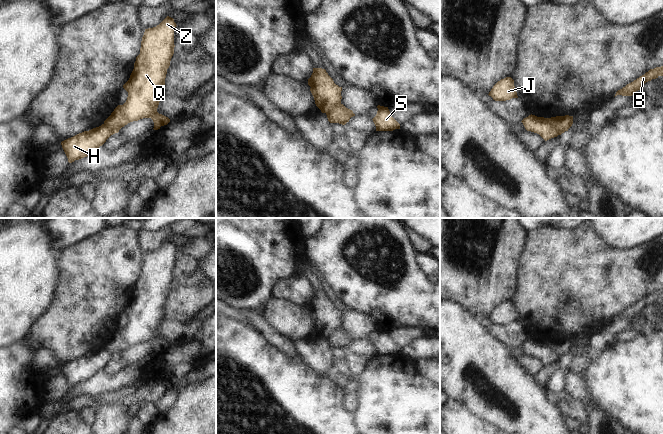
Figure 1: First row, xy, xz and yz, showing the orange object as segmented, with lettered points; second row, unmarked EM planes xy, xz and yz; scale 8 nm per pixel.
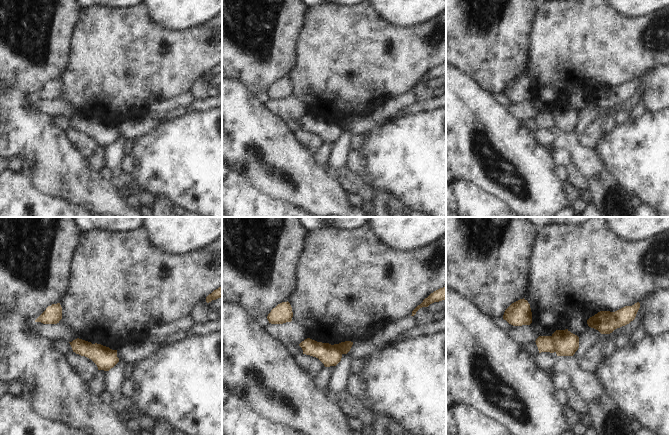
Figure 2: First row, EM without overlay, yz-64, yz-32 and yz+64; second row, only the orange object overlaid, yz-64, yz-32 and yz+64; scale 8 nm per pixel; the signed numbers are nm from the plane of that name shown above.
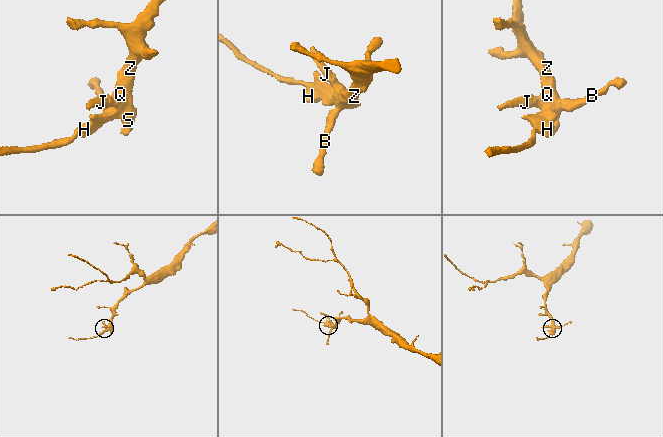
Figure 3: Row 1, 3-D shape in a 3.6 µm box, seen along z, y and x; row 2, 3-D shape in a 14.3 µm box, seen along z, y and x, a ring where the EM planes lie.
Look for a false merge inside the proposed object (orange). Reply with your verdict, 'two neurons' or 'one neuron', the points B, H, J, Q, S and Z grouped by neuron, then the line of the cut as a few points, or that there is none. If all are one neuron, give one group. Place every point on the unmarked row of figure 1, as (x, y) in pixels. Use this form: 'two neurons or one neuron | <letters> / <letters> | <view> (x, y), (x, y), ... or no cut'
two neurons | B J Q S Z / H | yz (546, 342), (550, 350), (558, 358)

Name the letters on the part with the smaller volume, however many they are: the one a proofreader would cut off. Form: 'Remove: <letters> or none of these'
Remove: H

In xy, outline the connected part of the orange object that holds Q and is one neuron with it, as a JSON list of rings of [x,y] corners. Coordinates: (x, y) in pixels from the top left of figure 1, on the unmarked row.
[[[167,240],[156,251],[145,253],[140,278],[136,281],[129,304],[123,309],[123,312],[128,316],[127,324],[123,329],[118,329],[104,345],[109,354],[118,357],[128,347],[143,342],[153,344],[154,354],[158,354],[170,346],[168,341],[157,336],[157,332],[161,322],[165,319],[165,302],[174,278],[174,254],[176,250],[174,243]]]

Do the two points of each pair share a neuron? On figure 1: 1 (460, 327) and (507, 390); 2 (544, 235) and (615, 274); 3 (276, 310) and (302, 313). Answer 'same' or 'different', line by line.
1: same
2: same
3: same

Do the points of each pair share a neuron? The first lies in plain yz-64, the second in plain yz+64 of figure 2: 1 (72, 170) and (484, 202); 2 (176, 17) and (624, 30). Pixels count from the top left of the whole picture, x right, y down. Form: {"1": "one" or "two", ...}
{"1": "two", "2": "two"}

